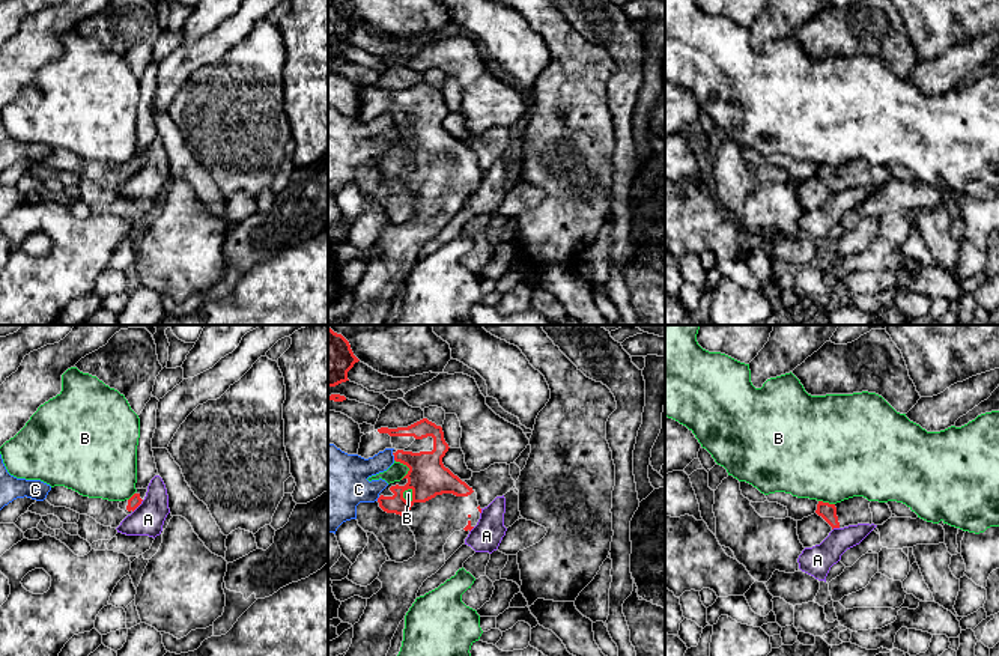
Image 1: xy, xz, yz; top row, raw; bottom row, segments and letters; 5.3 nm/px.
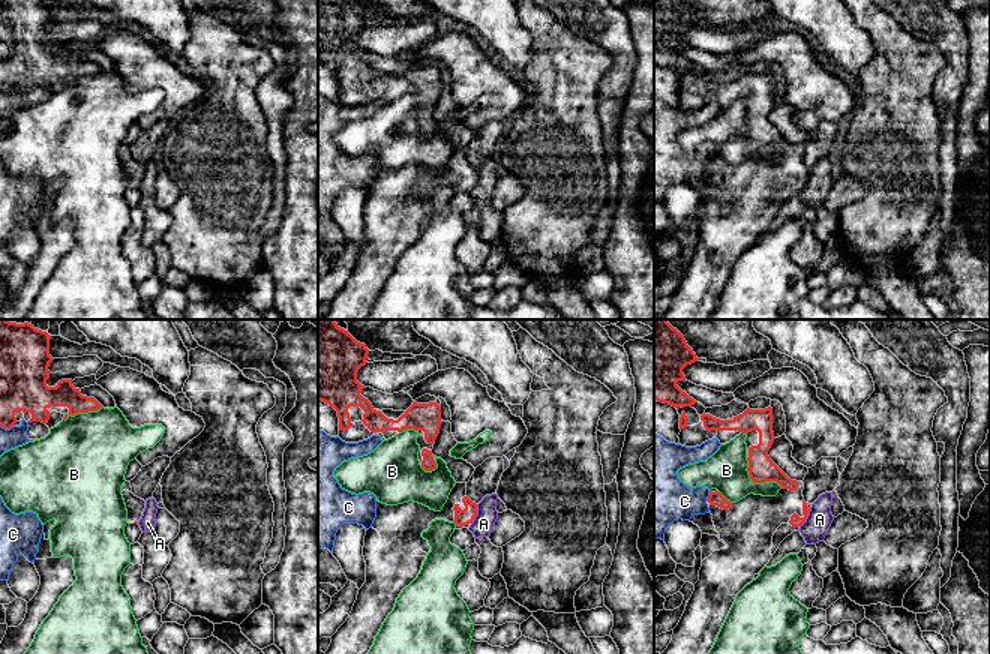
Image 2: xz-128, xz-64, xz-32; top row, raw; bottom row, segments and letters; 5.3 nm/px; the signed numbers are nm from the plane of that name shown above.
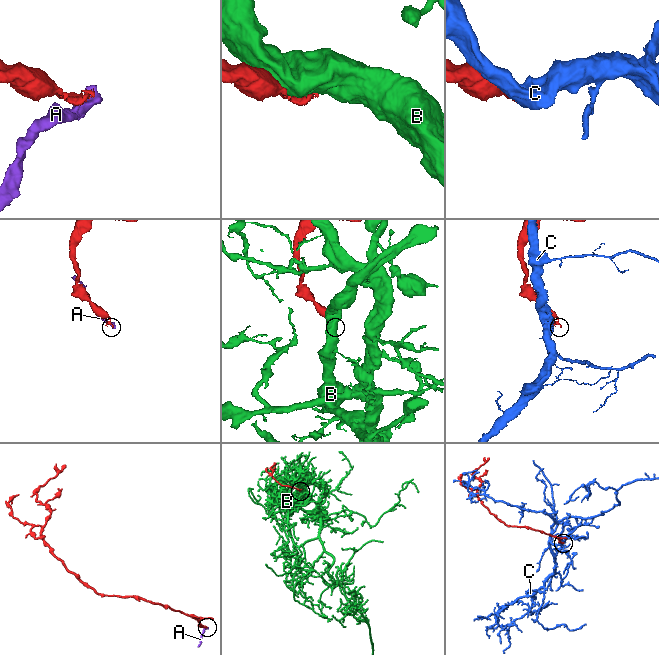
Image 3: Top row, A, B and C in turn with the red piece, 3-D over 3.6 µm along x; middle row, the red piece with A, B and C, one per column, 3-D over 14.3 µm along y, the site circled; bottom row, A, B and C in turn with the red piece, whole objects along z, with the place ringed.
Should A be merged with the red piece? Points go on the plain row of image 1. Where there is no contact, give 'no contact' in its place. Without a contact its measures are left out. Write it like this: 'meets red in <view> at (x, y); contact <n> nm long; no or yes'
meets red in xy at (139, 167); contact 90 nm long; no

